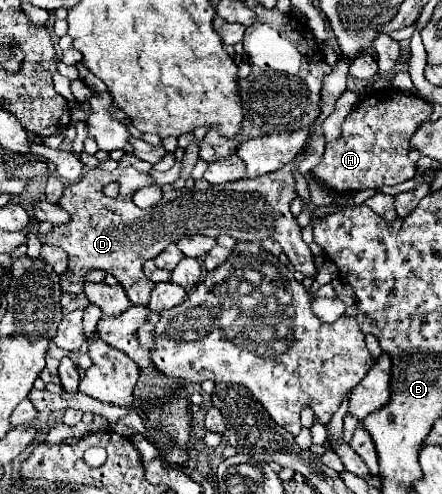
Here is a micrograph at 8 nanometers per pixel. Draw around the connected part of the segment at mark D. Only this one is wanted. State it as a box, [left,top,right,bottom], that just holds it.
[39,143,317,305]

